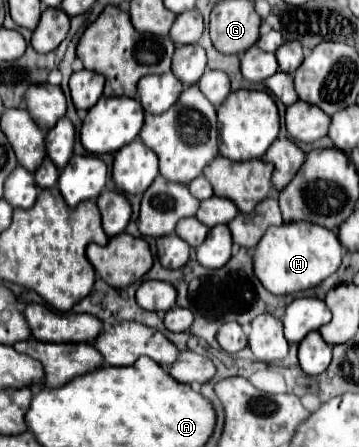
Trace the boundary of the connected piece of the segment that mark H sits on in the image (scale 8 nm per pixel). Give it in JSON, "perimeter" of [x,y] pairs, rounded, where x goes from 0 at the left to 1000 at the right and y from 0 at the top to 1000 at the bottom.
{"perimeter":[[[811,494],[749,508],[705,562],[705,611],[727,638],[760,660],[805,660],[883,642],[900,624],[928,615],[955,575],[955,548],[939,526],[866,494]]]}

